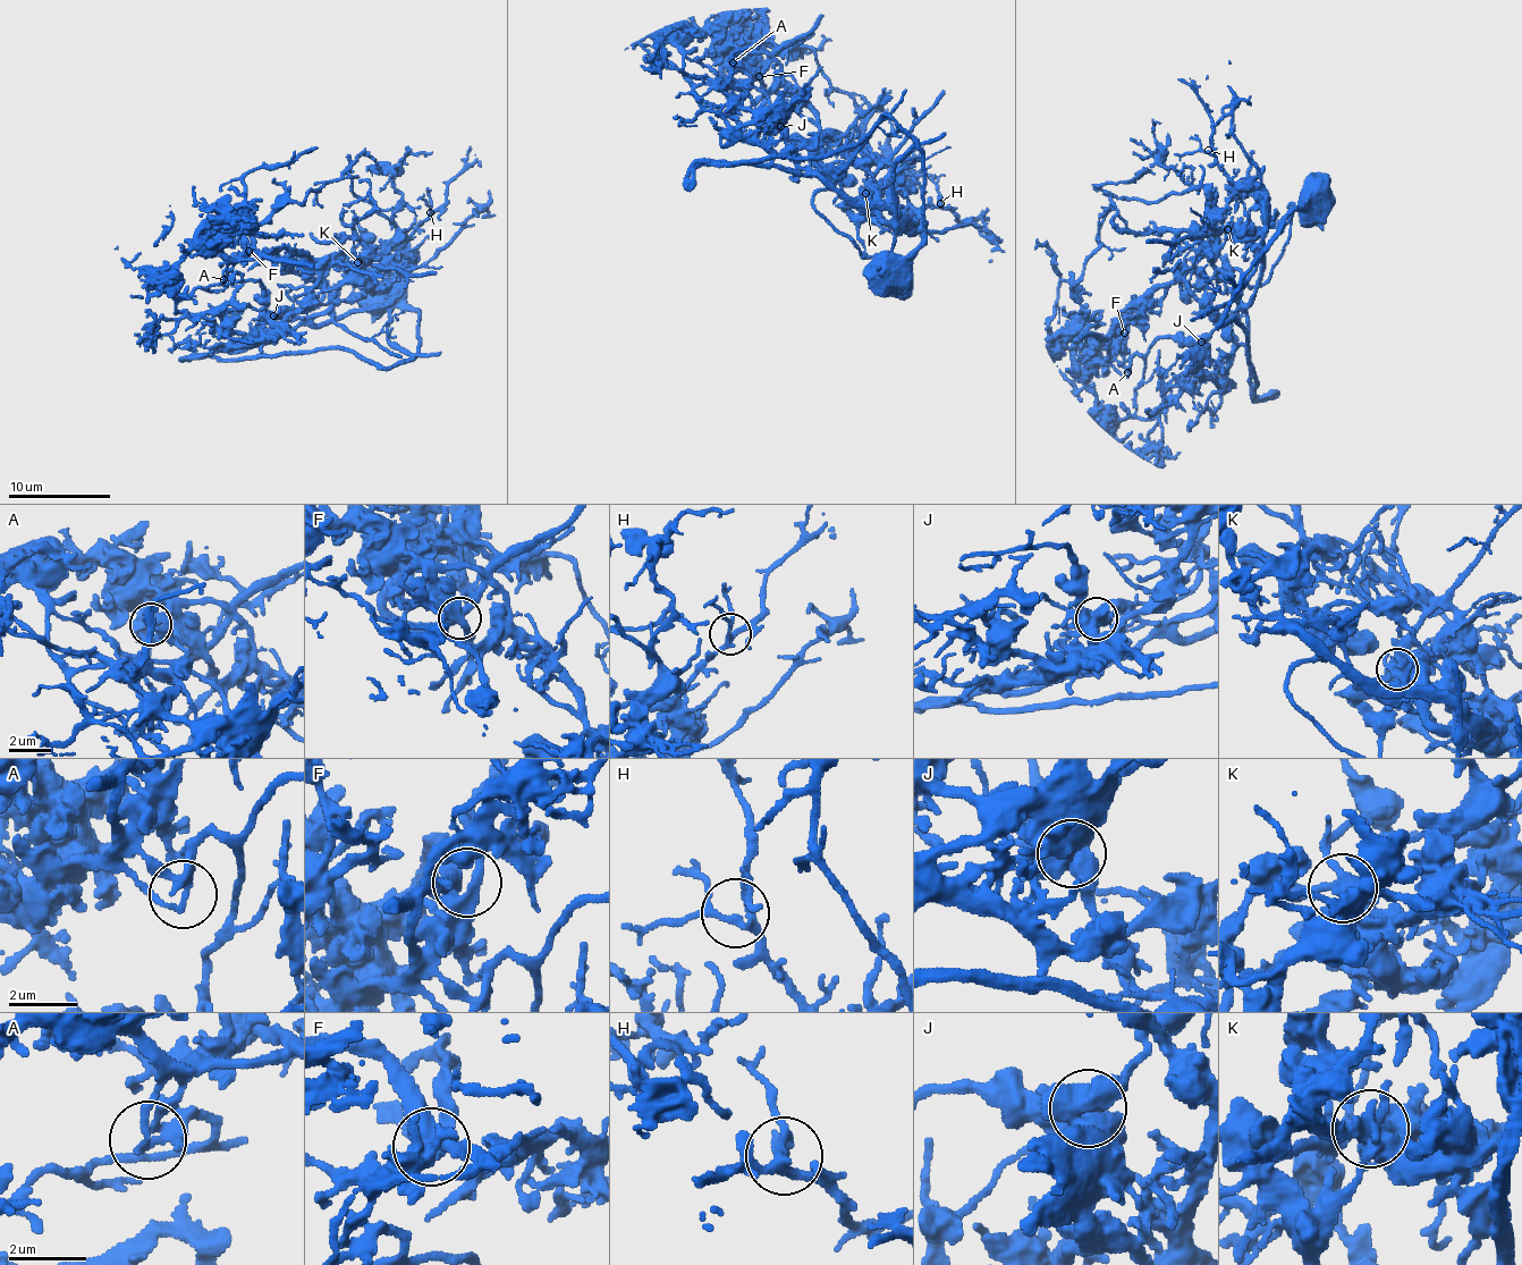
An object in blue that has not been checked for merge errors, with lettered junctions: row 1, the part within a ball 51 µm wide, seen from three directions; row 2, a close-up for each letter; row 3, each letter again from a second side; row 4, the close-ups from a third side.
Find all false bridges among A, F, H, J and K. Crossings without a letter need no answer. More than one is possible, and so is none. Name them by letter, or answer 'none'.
A, J, K

